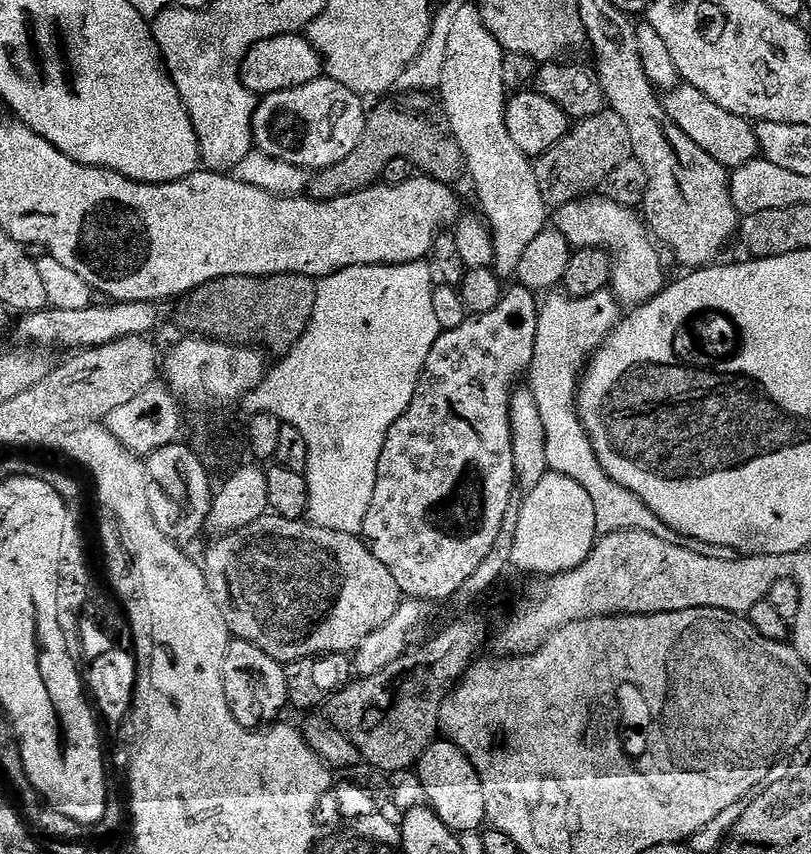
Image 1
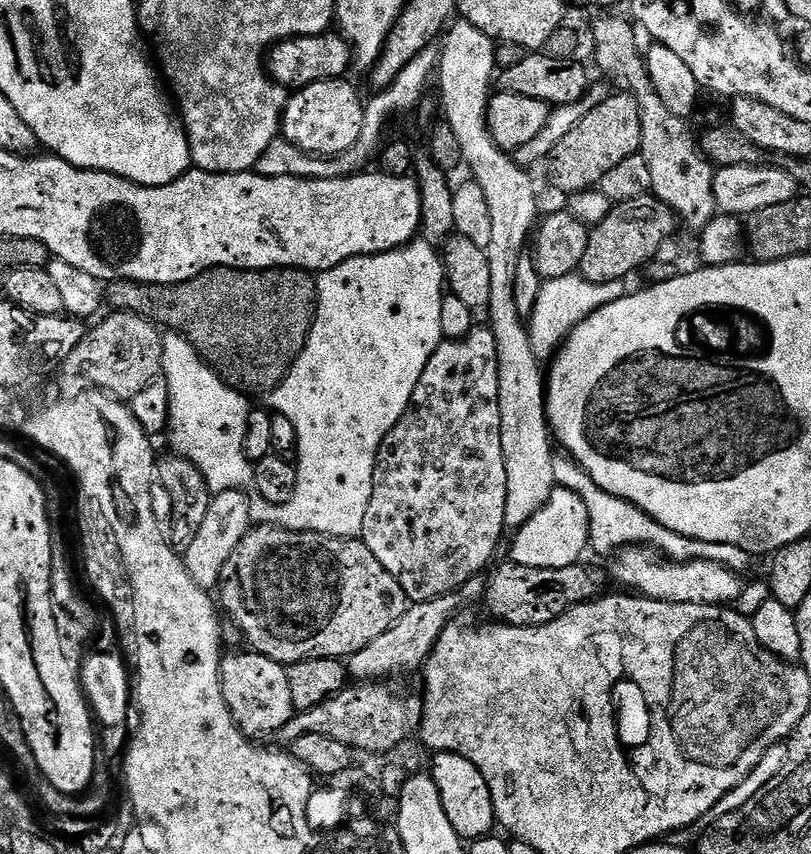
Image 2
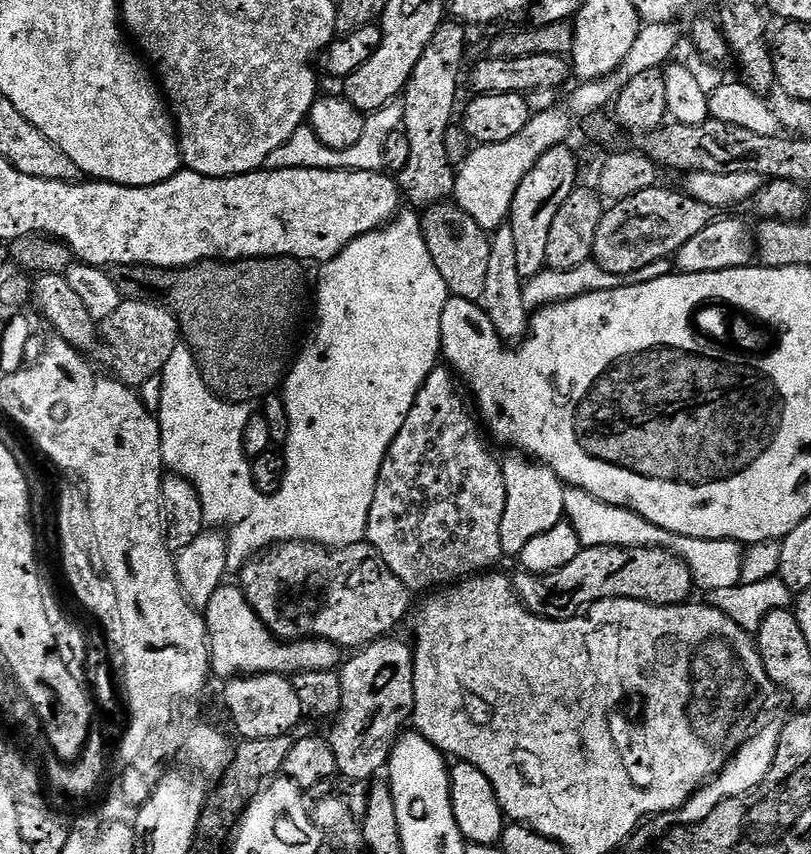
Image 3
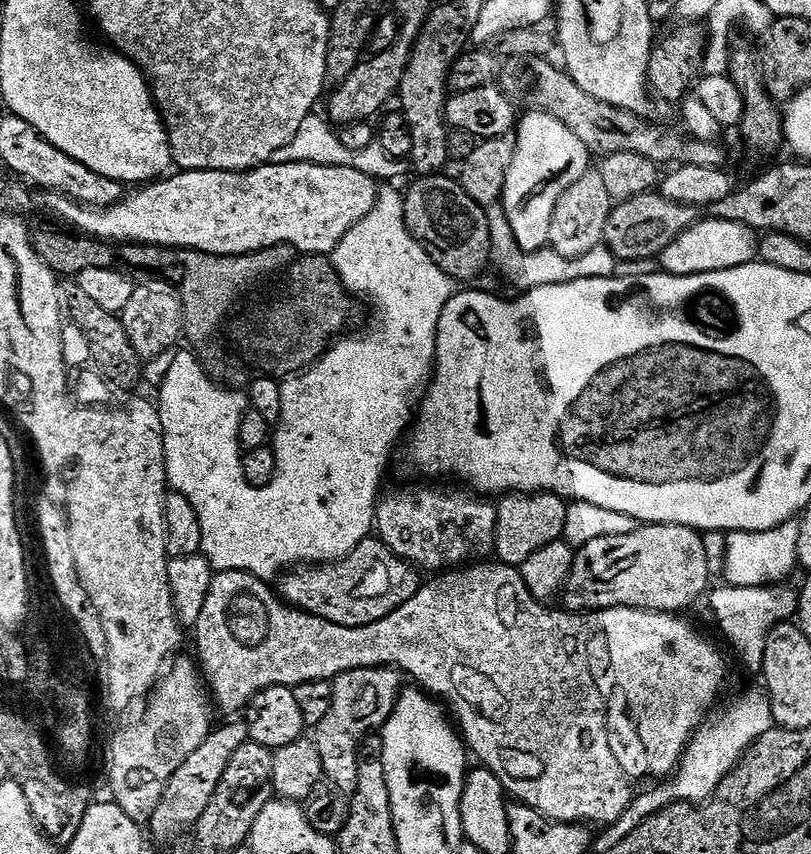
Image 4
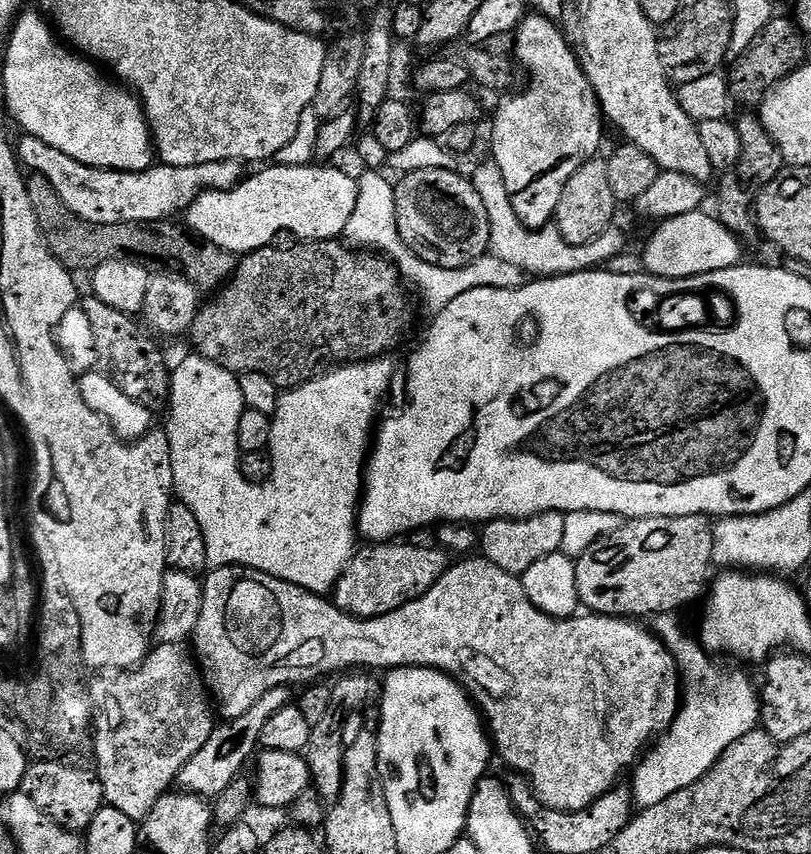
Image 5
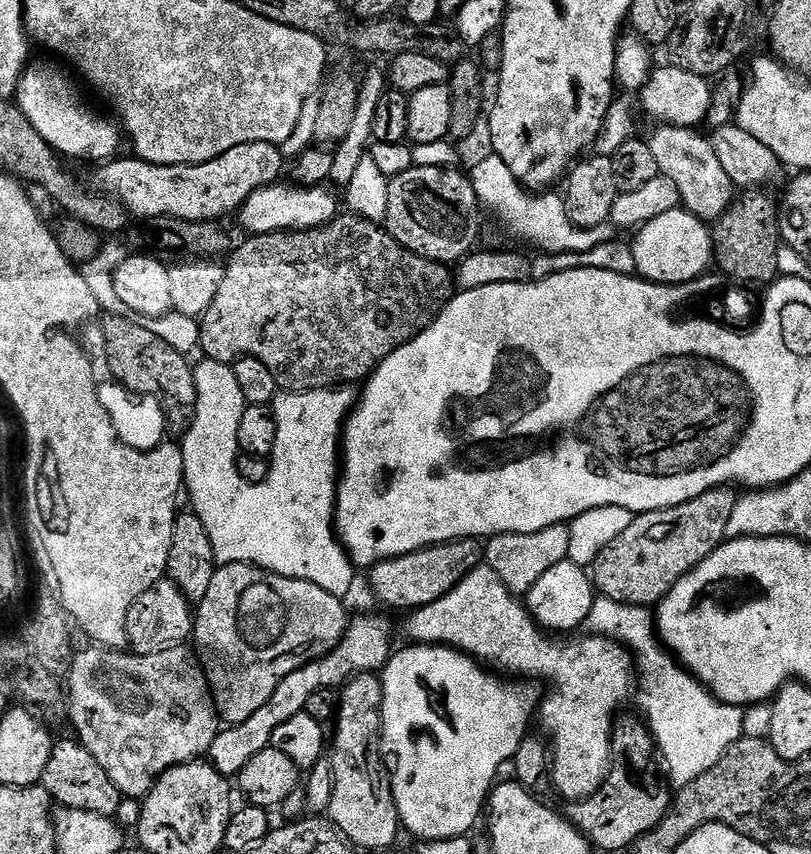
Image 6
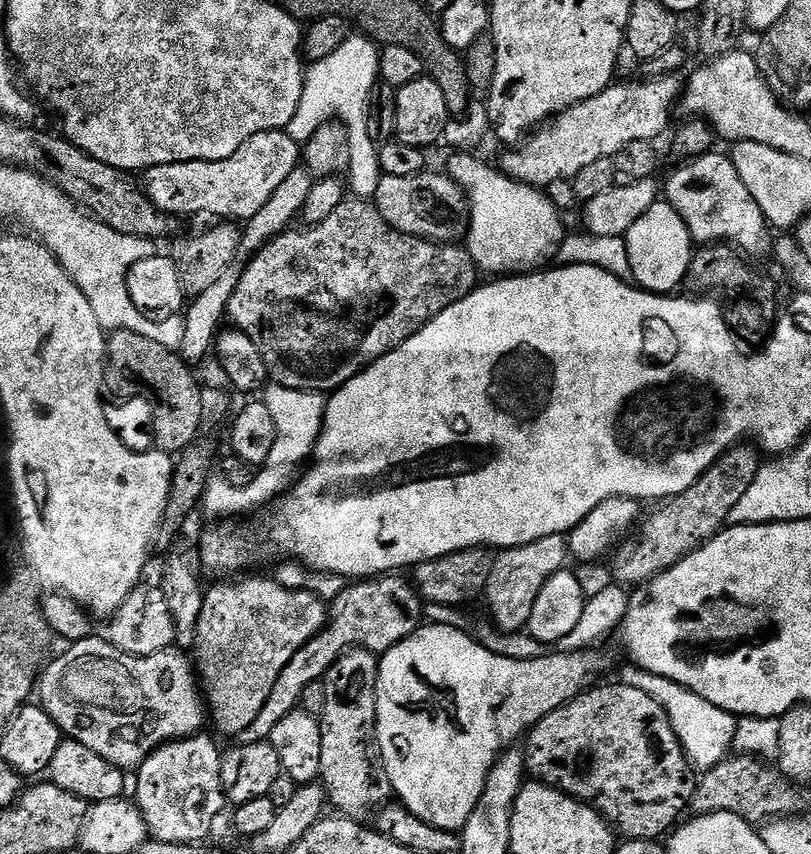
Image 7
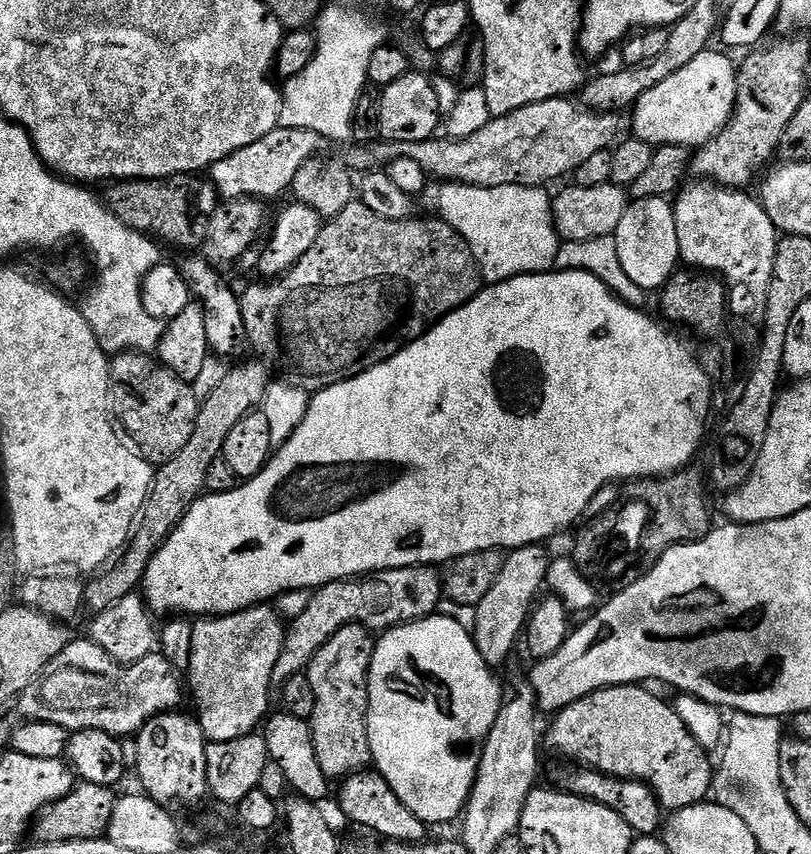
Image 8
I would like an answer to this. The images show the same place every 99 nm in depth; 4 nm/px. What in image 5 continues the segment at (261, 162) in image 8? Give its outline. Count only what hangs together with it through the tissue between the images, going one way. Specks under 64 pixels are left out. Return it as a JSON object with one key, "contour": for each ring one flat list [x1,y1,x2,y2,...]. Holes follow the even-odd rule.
{"contour":[[21,135,19,144,18,140,18,159,29,173,47,178,50,184,54,186,54,190,58,190,58,198,62,198,62,202,66,202,66,206,70,206,70,210,74,210,74,214,78,214,78,218,86,218,86,222,94,222,95,224,155,224,157,222,167,221,169,218,176,218,176,215,187,213,188,208,196,201,204,192,224,192,228,188,235,188,241,180,245,179,245,165,238,160,223,160,222,162,206,162,202,166,170,166,169,164,160,162,151,168,142,170,141,172,119,172,113,168,95,168,94,166,86,166,82,162,78,162,74,158,70,158,70,154,62,154,62,150,54,150,54,146,50,146,50,142,42,142,42,138,34,138,33,136]]}

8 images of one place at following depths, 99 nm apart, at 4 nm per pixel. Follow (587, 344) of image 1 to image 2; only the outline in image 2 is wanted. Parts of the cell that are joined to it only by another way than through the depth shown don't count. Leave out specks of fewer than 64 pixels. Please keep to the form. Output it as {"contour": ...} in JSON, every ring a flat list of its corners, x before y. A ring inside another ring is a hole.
{"contour":[[575,272,563,278,543,281,534,304,534,310,527,319,528,337,531,349,542,362,549,361,555,357,560,345,586,317,597,312,604,305,620,298,619,280,614,283,592,283],[567,455,556,456,554,478,559,487,578,494,578,498,582,498,582,502,586,504,588,542,591,551,615,554,625,548,643,546,653,553,659,554,663,559,678,564,684,564,688,560,709,560,726,566,731,572,741,574,747,574,752,568,754,557,751,552,742,550,738,546,730,546,722,542,711,544,671,532,666,526,662,526,657,520,650,518,641,508,636,508,630,502,599,488,594,482,594,478,590,478,590,474,586,474,586,470,582,470,580,465]]}

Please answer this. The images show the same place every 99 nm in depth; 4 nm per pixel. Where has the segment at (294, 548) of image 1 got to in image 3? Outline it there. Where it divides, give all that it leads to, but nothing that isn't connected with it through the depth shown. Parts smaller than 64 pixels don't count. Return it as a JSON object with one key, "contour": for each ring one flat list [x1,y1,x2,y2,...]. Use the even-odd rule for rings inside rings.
{"contour":[[292,540,253,556,239,569,238,587,244,591,252,609,262,618,265,626,281,640,304,638,328,640,344,650,359,650,389,634,404,620,408,612,410,589,382,562,382,554,367,542,351,544,345,548,328,548,325,544,308,544,305,540]]}

